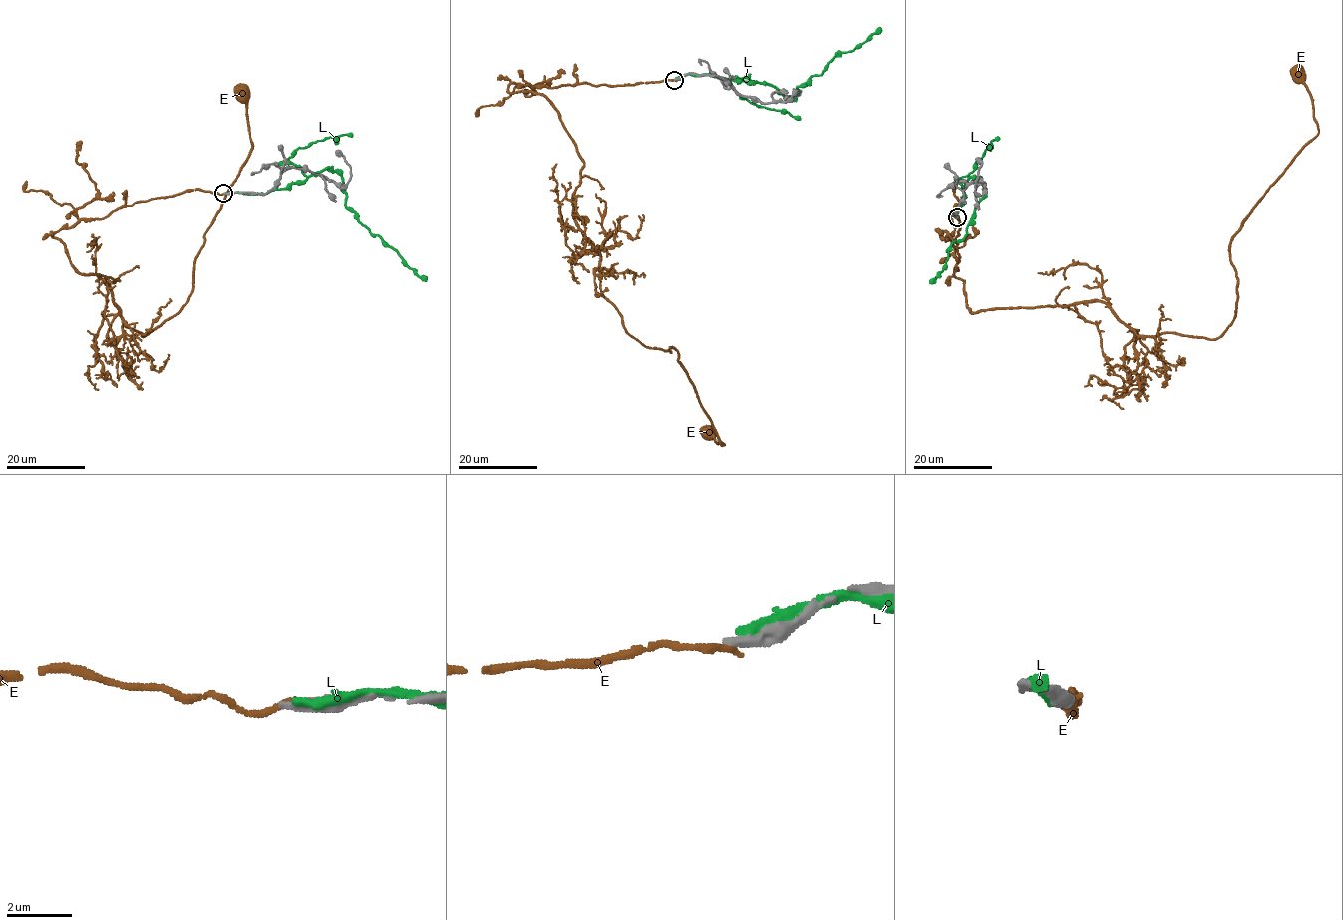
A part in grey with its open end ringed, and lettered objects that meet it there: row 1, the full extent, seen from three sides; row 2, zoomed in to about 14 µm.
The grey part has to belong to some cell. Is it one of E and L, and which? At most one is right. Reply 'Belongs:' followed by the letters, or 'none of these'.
Belongs: none of these

